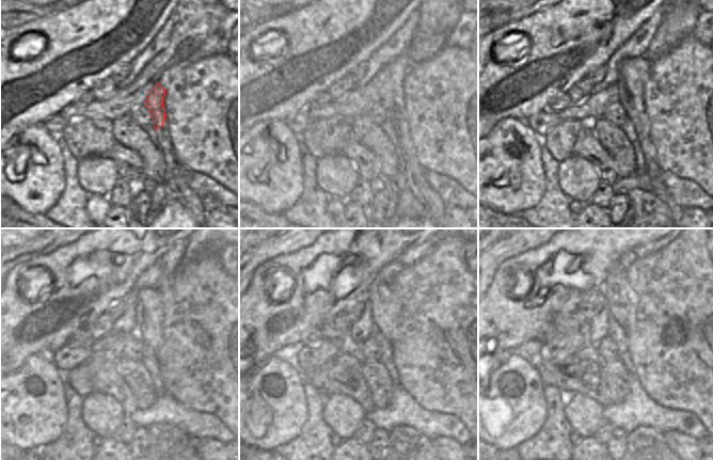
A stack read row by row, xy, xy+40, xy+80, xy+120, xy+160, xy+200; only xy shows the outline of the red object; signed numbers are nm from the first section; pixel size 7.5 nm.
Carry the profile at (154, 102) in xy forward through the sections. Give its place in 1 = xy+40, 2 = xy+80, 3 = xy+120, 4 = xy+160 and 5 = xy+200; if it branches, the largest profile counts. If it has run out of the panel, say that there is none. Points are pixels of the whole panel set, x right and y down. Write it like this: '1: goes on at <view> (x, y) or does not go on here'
1: goes on at xy+40 (392, 94)
2: goes on at xy+80 (633, 73)
3: goes on at xy+120 (148, 303)
4: goes on at xy+160 (384, 302)
5: goes on at xy+200 (621, 299)

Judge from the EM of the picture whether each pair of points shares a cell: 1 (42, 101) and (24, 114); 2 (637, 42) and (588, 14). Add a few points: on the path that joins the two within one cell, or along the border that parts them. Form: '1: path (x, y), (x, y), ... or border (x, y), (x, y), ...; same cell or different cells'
1: path (37, 104), (28, 110); same cell
2: border (647, 19), (612, 54); different cells

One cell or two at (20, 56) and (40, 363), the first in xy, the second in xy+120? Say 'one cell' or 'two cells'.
two cells

